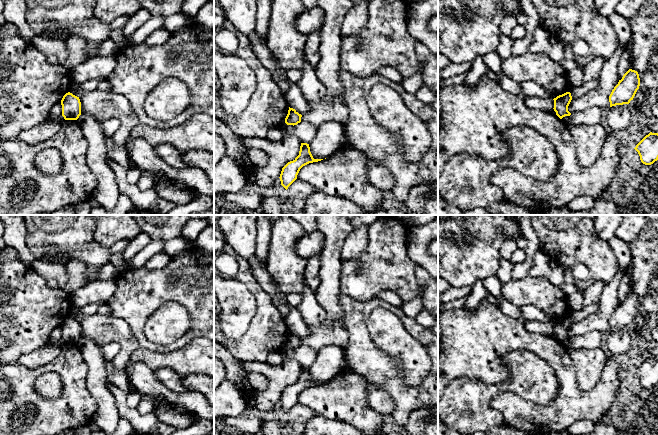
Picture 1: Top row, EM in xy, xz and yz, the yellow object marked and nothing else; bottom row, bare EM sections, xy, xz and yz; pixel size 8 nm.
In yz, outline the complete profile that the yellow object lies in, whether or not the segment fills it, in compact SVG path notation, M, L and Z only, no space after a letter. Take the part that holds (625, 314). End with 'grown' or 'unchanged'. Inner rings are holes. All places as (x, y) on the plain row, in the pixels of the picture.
M629 293L619 304L609 320L610 331L629 328L633 324L640 310L640 302L637 295Z | unchanged

